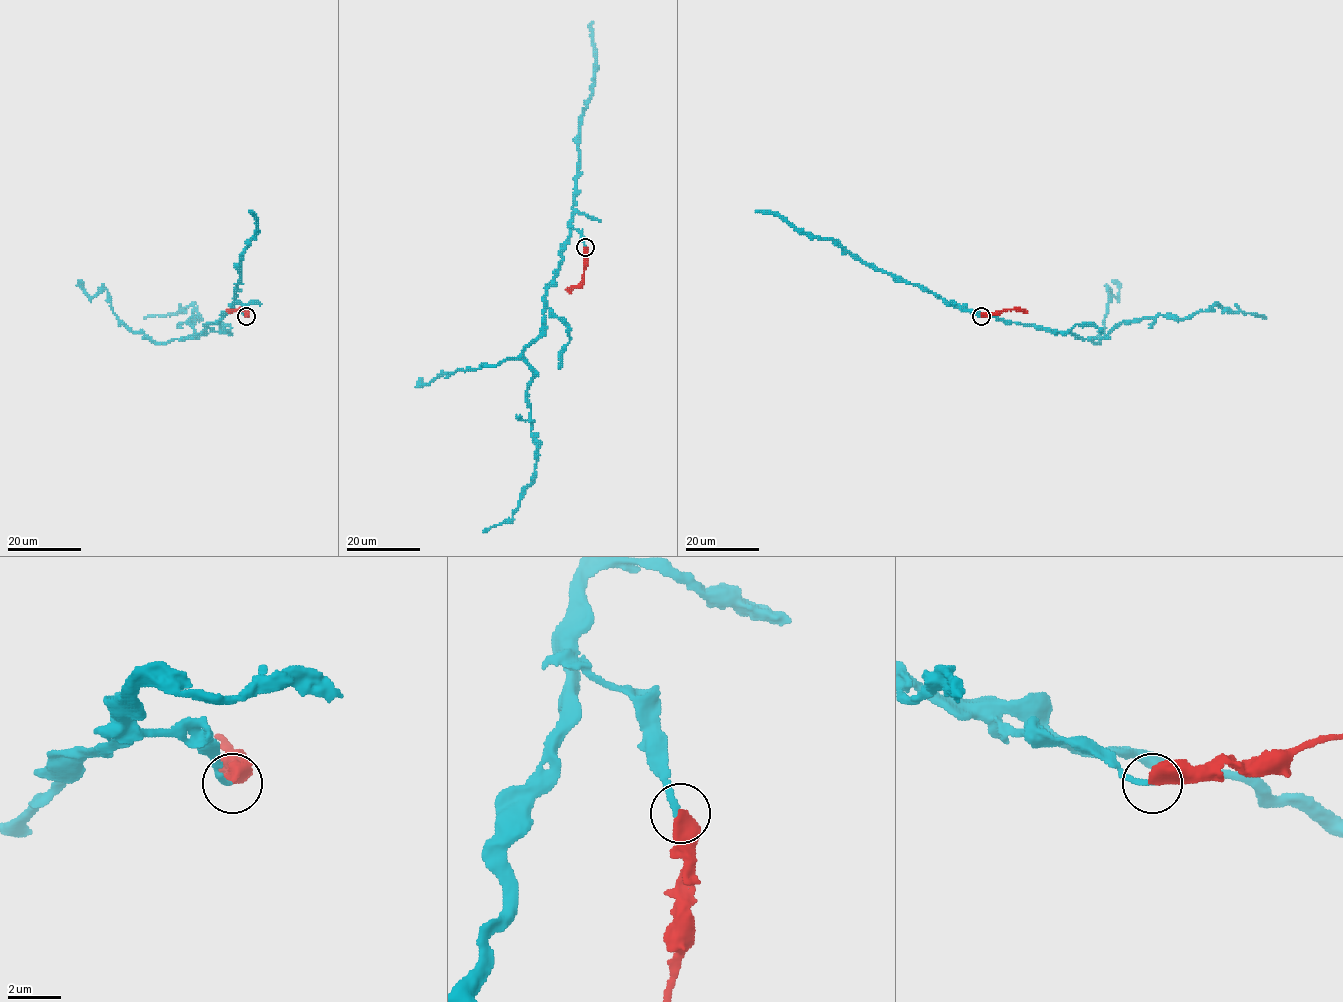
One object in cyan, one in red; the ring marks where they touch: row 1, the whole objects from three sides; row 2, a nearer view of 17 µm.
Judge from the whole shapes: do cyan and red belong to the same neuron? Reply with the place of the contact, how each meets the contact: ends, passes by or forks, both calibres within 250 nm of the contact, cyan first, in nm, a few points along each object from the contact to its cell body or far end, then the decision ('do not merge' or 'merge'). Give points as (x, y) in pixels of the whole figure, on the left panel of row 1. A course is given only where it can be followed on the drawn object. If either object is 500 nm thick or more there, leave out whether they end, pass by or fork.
(246, 316) | 190/550 nm | cyan via (246, 316), (232, 307), (189, 338), (193, 306), (143, 319) | red via (246, 316), (244, 310), (226, 310) | merge

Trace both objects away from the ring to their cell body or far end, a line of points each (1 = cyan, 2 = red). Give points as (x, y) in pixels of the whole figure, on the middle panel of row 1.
1: (585, 247), (571, 228), (547, 289), (543, 331), (524, 350), (535, 474), (512, 518), (482, 532)
2: (585, 247), (583, 280), (565, 289)

